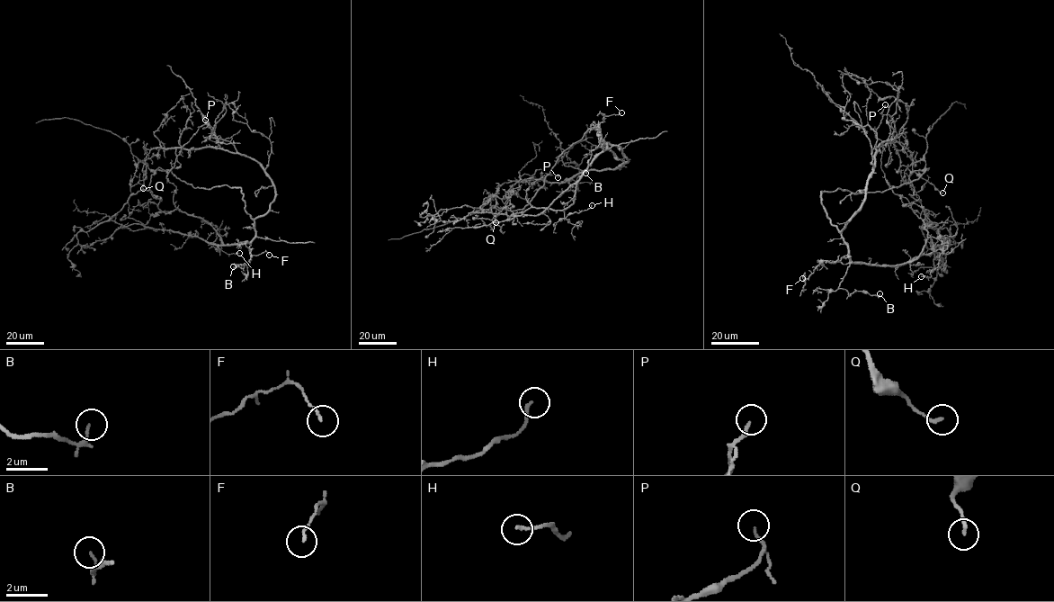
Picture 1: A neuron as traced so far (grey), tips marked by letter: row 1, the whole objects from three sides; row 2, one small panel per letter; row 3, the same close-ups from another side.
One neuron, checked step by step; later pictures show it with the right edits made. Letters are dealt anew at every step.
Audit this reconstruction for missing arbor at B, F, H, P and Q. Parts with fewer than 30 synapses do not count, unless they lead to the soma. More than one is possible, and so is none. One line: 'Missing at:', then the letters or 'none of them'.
Missing at: none of them

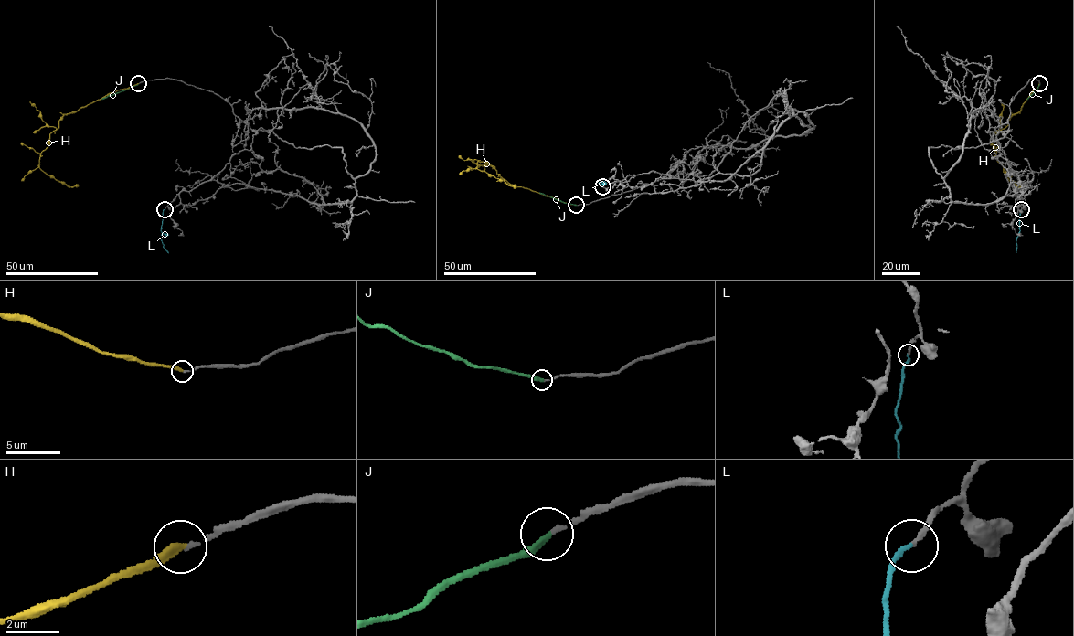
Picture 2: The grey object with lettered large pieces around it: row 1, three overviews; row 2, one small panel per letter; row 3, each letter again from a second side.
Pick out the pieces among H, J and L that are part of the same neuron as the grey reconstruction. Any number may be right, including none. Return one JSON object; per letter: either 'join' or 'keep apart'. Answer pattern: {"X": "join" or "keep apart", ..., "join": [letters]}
{"H": "keep apart", "J": "join", "L": "join", "join": ["J", "L"]}

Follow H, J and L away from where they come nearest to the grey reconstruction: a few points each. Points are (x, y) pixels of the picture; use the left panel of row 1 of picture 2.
H: (138, 83), (66, 113), (49, 134), (39, 168), (69, 186), (79, 185)
J: (138, 83), (101, 99)
L: (164, 209), (161, 239), (168, 253)

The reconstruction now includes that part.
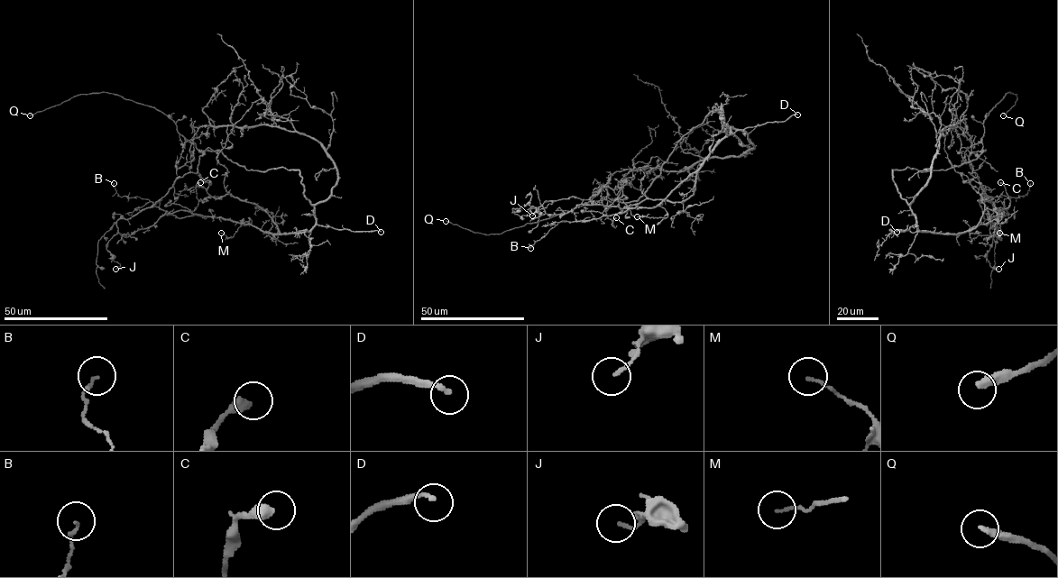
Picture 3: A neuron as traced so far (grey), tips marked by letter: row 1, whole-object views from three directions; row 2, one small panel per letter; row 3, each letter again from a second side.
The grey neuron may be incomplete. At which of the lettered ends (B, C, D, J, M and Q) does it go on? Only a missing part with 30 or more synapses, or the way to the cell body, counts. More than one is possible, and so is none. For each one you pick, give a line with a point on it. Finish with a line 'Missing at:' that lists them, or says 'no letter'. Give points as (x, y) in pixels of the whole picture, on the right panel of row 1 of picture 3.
D: at (896, 232)
Q: at (1003, 115)
Missing at: D, Q

